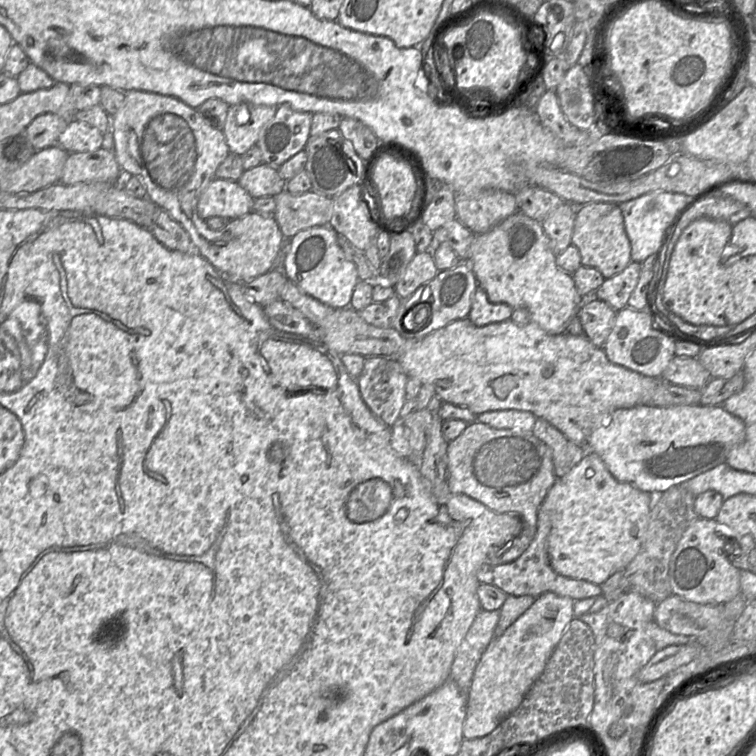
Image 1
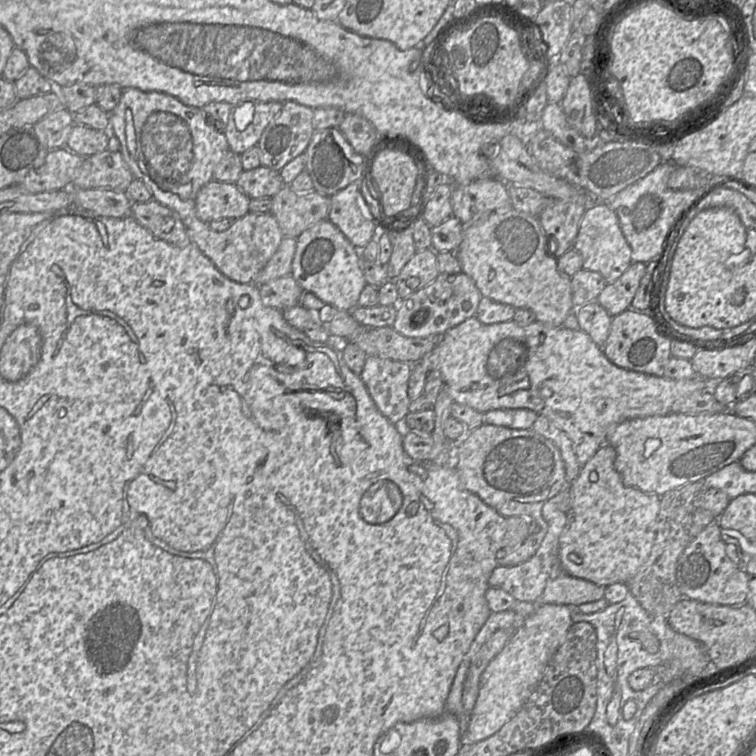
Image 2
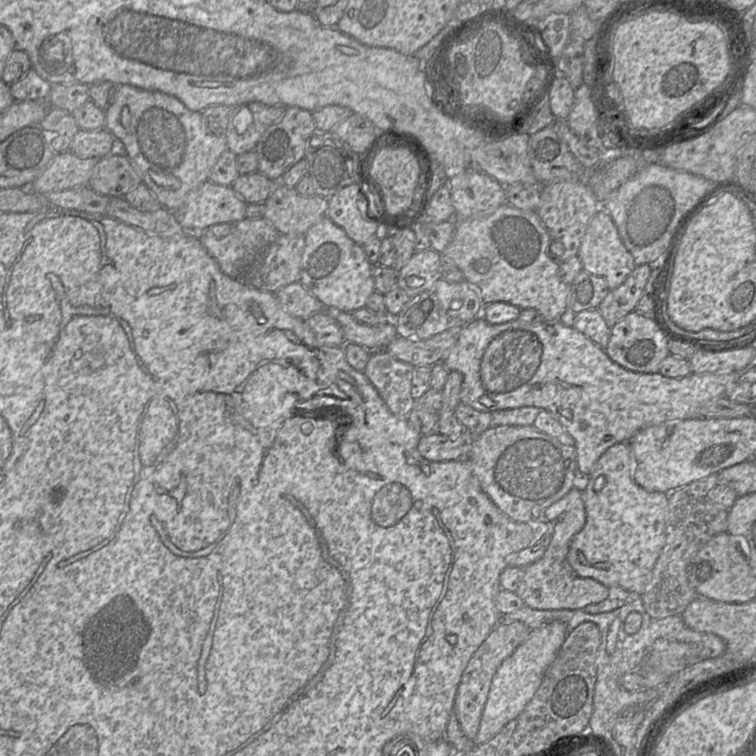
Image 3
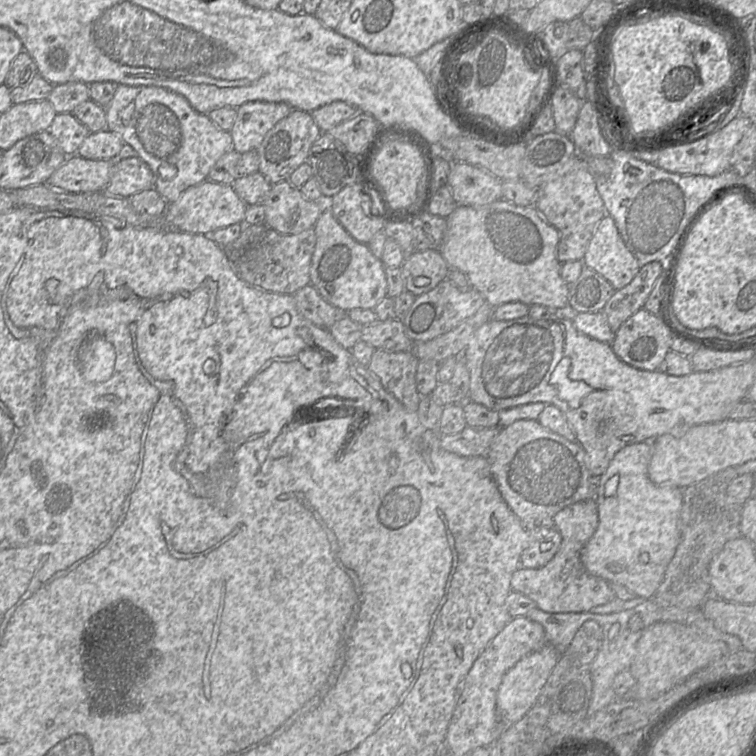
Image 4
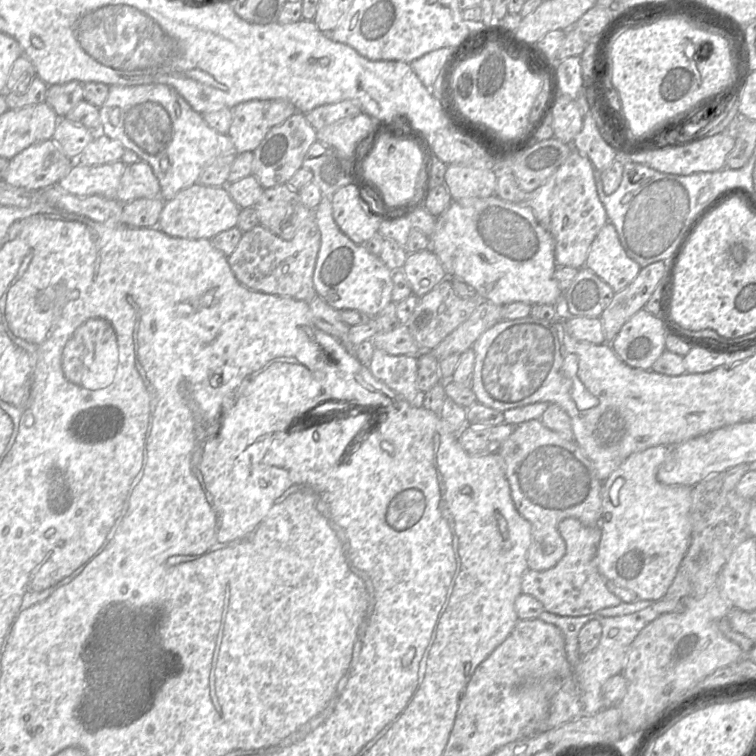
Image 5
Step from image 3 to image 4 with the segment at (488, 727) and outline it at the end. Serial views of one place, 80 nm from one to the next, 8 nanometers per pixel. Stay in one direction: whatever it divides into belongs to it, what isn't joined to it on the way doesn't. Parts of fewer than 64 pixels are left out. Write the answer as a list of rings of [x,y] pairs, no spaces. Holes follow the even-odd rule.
[[[547,643],[538,651],[522,658],[504,675],[497,693],[496,707],[503,722],[508,723],[509,727],[521,720],[534,706],[559,655],[557,648]]]

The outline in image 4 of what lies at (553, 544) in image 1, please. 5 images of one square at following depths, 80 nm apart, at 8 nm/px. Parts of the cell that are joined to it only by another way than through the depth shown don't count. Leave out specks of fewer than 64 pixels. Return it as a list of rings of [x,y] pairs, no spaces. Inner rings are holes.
[[[650,442],[630,444],[615,455],[605,474],[595,479],[599,524],[581,552],[582,564],[591,575],[622,585],[644,599],[651,599],[660,587],[681,540],[683,489],[660,487],[650,480],[648,469],[652,454]]]

